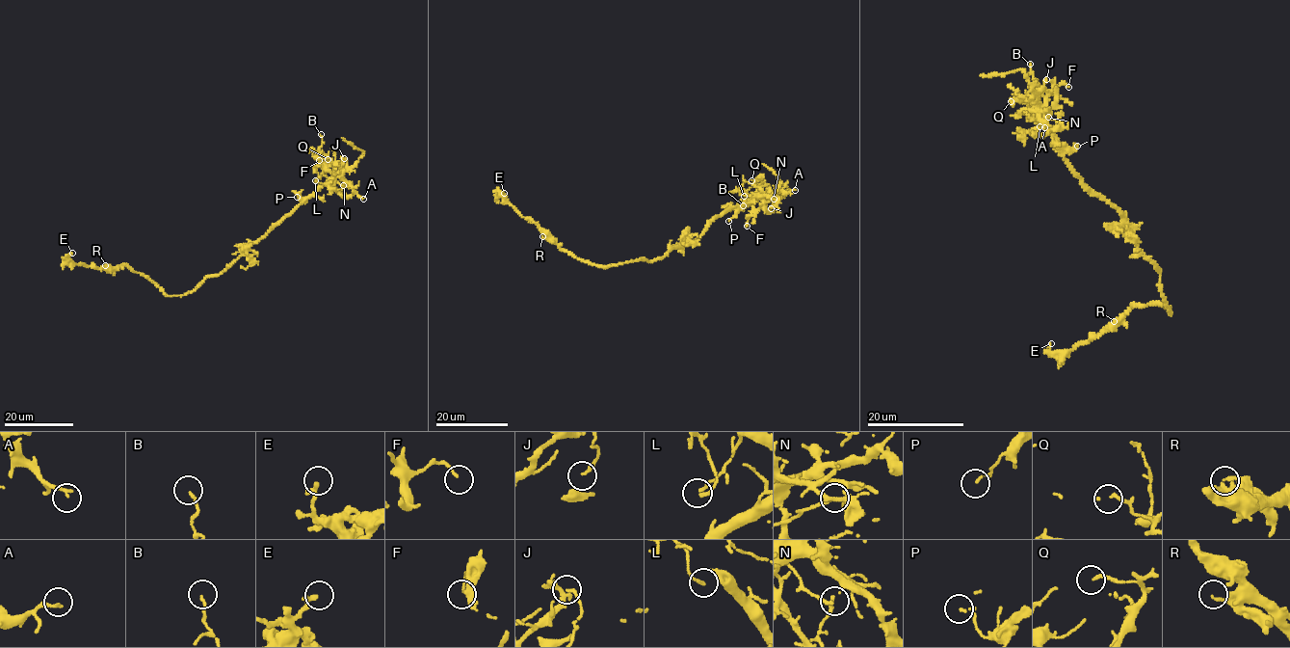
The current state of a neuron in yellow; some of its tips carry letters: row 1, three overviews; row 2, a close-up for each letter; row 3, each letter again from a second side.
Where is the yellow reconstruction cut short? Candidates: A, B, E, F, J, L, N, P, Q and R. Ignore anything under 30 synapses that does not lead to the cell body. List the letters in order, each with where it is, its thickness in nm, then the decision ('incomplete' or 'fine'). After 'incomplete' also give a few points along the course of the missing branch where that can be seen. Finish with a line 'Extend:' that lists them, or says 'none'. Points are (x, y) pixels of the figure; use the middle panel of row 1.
A: at (795, 190); 150 nm thick; fine
B: at (743, 205); 110 nm thick; fine
E: at (504, 193); 240 nm thick; fine
F: at (747, 226); 130 nm thick; fine
J: at (771, 208); 130 nm thick; fine
L: at (744, 196); 130 nm thick; fine
N: at (774, 199); 90 nm thick; fine
P: at (728, 221); 130 nm thick; fine
Q: at (751, 180); 150 nm thick; fine
R: at (542, 236); 150 nm thick; fine
Extend: none

